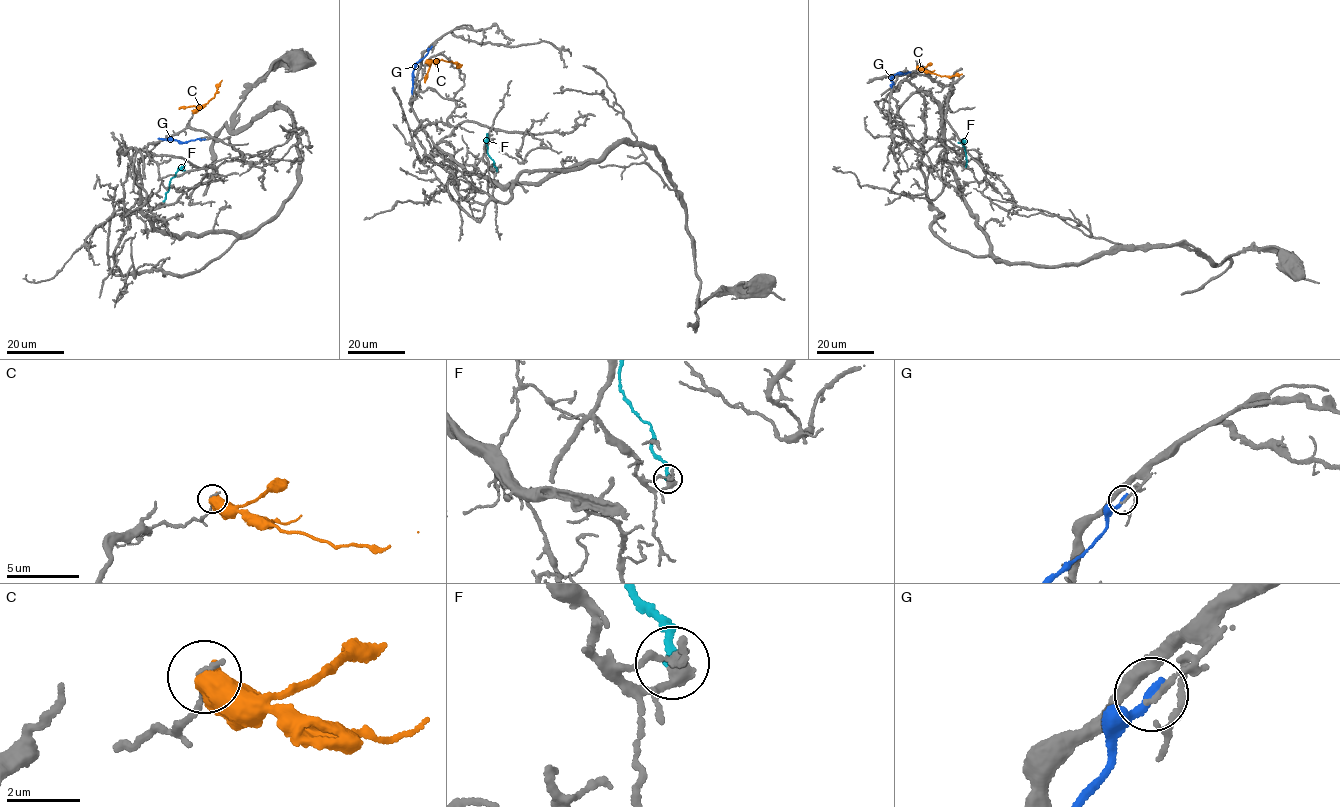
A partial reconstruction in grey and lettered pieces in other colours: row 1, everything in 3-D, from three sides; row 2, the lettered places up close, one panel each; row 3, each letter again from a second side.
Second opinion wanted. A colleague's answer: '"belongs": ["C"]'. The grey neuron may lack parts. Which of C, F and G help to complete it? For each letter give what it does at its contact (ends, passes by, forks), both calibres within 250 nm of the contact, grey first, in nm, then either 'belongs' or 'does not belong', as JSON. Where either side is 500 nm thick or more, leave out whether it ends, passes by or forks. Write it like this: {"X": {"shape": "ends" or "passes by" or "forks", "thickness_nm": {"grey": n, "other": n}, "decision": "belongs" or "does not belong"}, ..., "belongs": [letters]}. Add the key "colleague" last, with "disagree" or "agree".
{"C": {"thickness_nm": {"grey": 240, "other": 800}, "decision": "does not belong"}, "F": {"shape": "ends", "thickness_nm": {"grey": 440, "other": 240}, "decision": "does not belong"}, "G": {"shape": "ends", "thickness_nm": {"grey": 200, "other": 260}, "decision": "does not belong"}, "belongs": [], "colleague": "disagree"}

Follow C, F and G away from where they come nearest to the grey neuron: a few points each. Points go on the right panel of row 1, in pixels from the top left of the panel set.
C: (917, 67), (941, 76), (962, 74)
F: (966, 166), (961, 139)
G: (891, 87), (892, 77), (910, 72)

